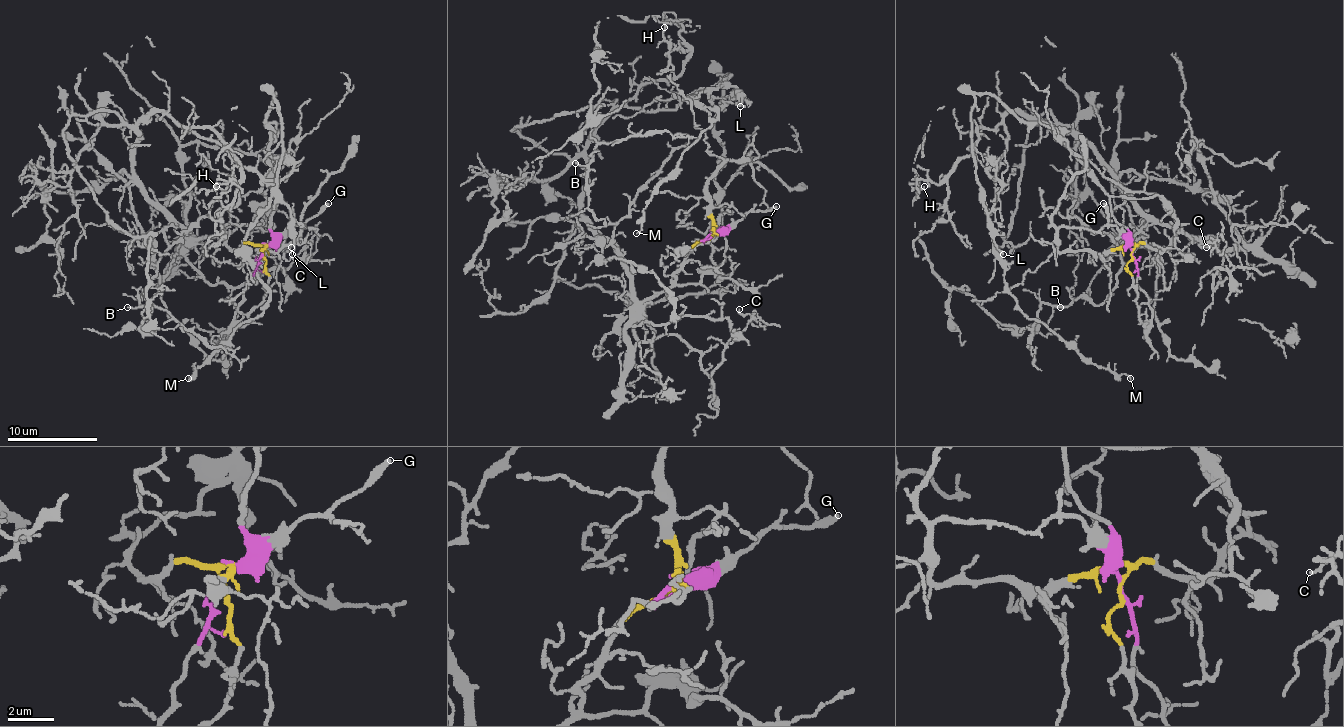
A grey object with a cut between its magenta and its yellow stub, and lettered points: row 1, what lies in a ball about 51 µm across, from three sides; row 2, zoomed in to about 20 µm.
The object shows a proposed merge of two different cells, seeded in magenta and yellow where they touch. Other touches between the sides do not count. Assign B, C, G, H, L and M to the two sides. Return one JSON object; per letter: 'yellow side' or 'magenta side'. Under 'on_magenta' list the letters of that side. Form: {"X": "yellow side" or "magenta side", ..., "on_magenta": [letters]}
{"B": "yellow side", "C": "yellow side", "G": "magenta side", "H": "yellow side", "L": "magenta side", "M": "magenta side", "on_magenta": ["G", "L", "M"]}

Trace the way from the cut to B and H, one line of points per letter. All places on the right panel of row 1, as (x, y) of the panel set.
B: (1132, 252), (1163, 250), (1181, 232), (1197, 239), (1150, 221), (1121, 245), (1100, 304), (1060, 306)
H: (1132, 252), (1197, 239), (1046, 124), (978, 128), (924, 187)

